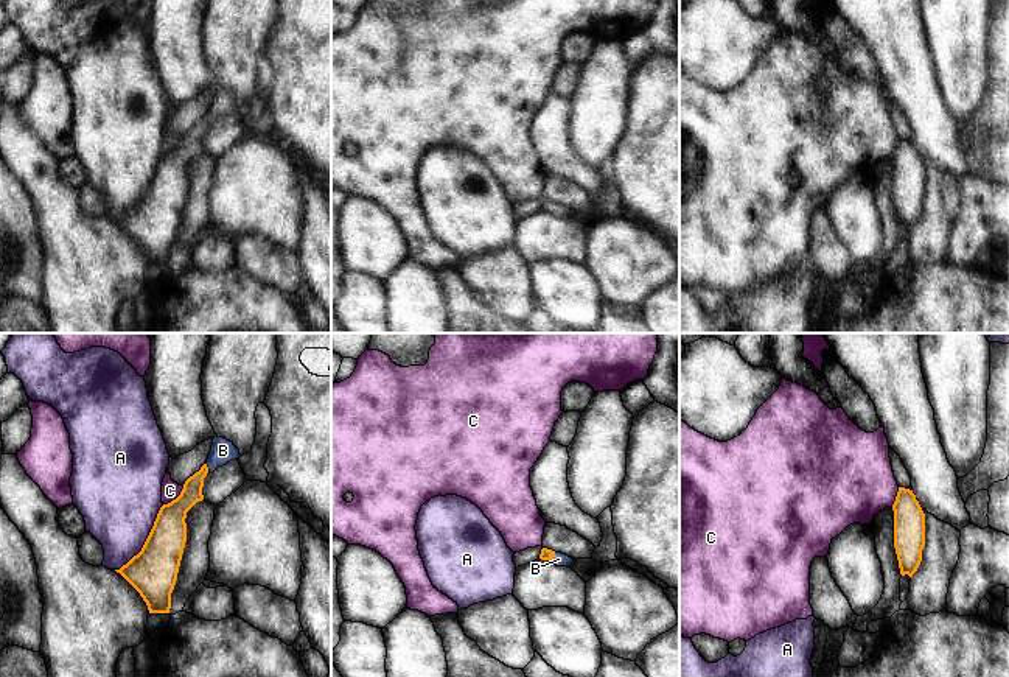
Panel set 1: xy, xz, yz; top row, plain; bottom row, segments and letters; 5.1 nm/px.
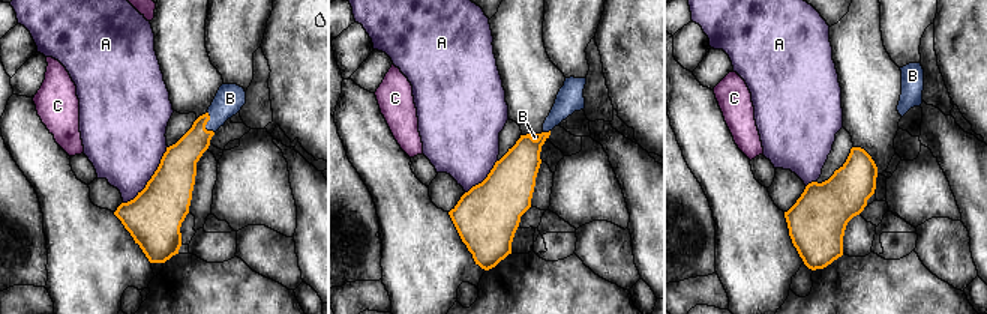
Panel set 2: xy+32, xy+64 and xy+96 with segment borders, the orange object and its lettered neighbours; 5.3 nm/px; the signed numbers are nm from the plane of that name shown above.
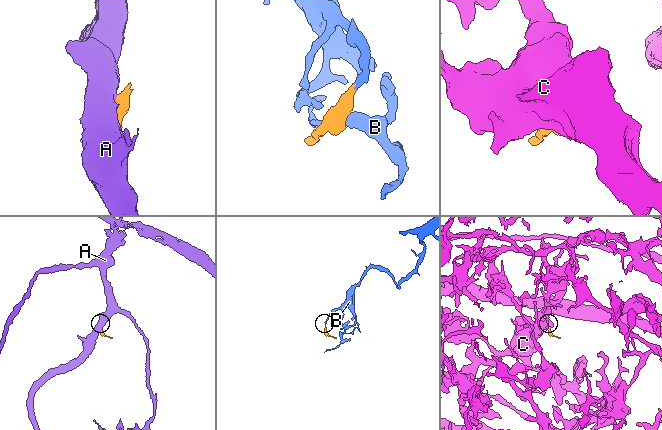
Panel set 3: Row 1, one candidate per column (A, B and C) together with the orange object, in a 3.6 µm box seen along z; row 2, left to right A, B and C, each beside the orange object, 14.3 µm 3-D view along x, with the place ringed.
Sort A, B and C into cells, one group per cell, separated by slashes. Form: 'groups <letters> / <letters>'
groups A / B / C

